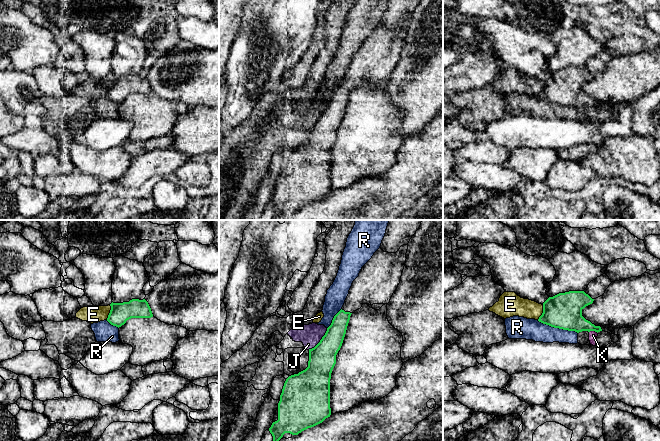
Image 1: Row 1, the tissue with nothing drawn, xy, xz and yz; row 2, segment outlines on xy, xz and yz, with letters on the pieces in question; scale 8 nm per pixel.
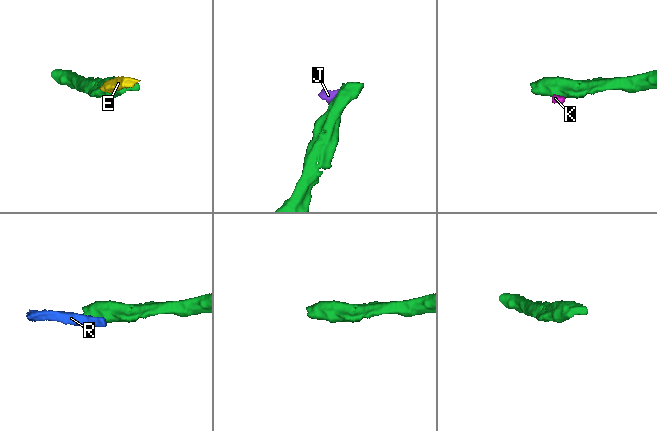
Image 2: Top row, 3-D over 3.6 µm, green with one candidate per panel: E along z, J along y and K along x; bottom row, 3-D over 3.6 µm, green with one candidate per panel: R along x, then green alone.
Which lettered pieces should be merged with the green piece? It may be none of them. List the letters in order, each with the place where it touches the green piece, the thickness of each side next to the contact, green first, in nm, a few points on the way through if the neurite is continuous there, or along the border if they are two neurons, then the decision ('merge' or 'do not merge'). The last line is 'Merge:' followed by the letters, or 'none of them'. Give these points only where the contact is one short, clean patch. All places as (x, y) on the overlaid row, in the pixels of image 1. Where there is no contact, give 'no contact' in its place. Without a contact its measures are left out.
E: xy (110, 312) | 160/140 nm | along xy (110, 305), (110, 311), (106, 319) | do not merge
J: xz (320, 340) | 220/180 nm | along xz (327, 328), (322, 338), (313, 347), (308, 349) | do not merge
K: yz (593, 330) | 240/70 nm | along yz (589, 331), (597, 333) | do not merge
R: yz (557, 327) | 280/180 nm | along yz (537, 320), (554, 327), (574, 330), (577, 333) | do not merge
Merge: none of them

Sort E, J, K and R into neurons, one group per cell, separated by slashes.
E J / K R

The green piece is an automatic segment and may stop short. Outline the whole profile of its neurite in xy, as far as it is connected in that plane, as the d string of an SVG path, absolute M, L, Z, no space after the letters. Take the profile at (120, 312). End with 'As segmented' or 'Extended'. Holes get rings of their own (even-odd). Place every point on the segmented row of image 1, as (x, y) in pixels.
M132 299L129 302L111 303L111 310L107 321L116 327L121 327L131 318L151 318L153 317L148 302L143 299Z. As segmented

